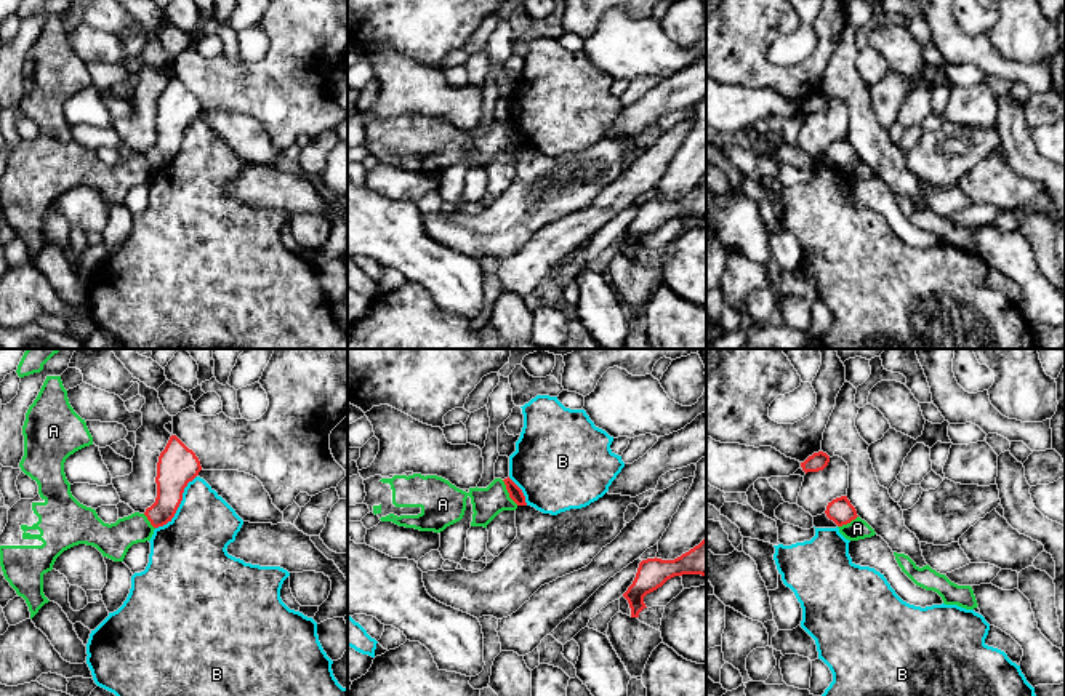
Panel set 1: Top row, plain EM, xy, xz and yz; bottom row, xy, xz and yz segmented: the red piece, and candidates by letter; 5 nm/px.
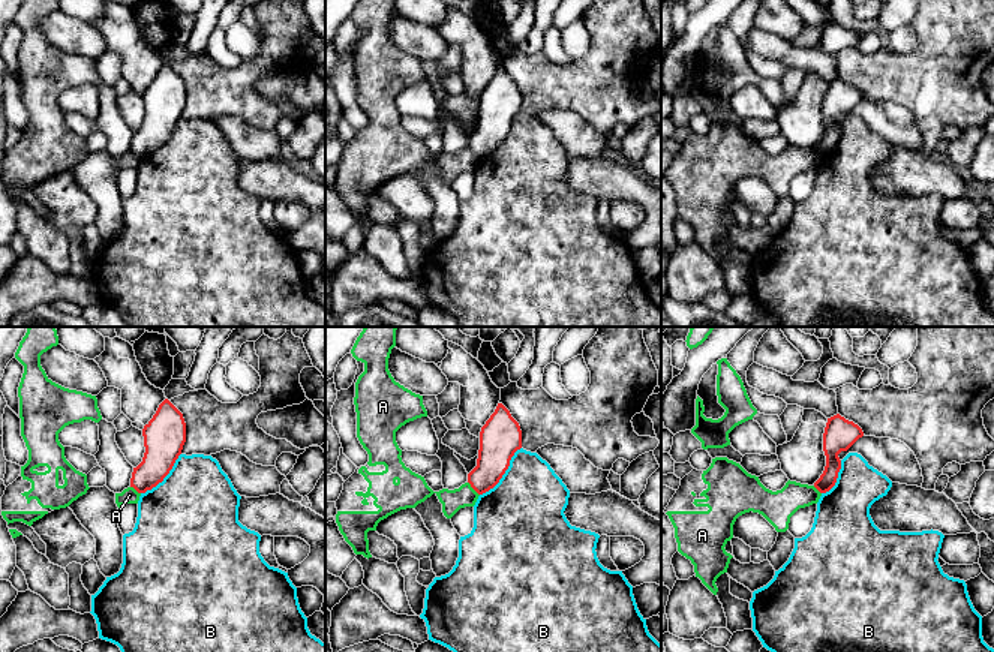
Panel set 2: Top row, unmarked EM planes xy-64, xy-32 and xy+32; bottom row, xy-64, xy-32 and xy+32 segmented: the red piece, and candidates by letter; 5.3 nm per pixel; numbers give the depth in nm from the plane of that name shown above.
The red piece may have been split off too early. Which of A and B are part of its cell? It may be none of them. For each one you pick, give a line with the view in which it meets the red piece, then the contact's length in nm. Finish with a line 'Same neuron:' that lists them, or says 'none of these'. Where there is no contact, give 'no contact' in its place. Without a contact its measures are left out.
Same neuron: none of these

